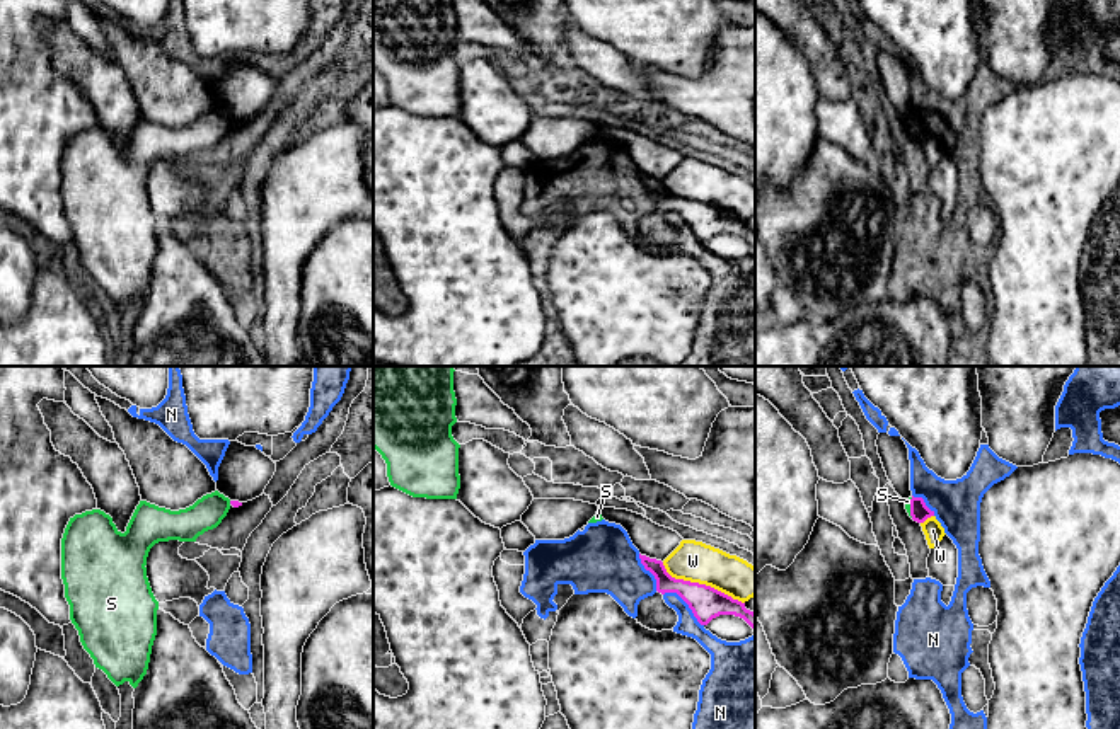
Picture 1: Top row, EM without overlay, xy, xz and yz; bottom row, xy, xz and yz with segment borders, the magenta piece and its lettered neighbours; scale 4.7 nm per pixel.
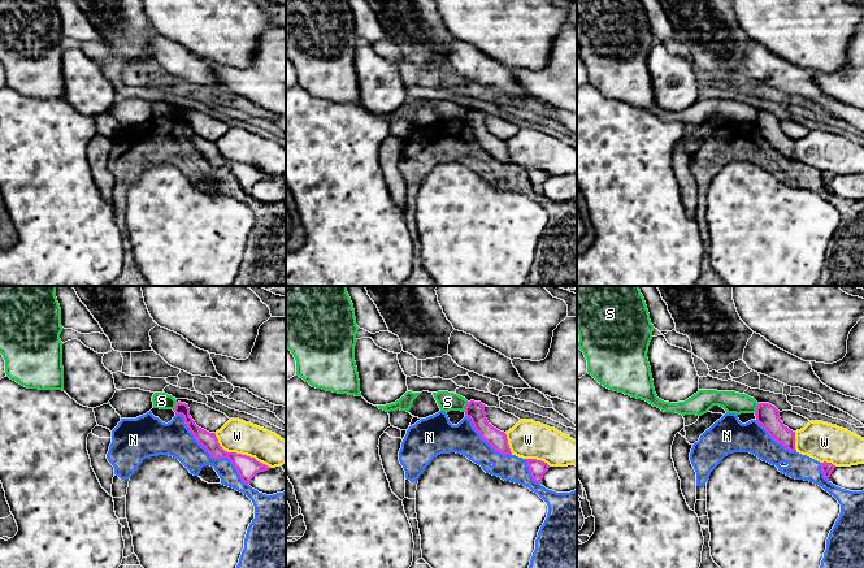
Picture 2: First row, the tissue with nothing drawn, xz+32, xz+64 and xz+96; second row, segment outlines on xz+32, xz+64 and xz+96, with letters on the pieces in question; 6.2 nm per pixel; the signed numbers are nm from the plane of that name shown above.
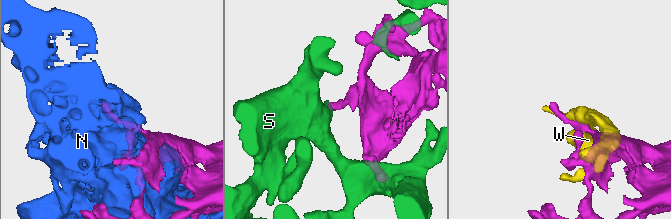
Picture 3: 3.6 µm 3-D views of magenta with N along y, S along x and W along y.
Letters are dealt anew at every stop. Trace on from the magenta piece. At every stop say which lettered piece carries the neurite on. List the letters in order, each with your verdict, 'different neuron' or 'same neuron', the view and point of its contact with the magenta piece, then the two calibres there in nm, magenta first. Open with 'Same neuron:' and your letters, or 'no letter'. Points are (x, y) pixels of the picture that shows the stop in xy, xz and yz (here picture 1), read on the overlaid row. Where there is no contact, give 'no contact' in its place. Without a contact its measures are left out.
Same neuron: no letter
N: different neuron; meets magenta in xz at (686, 602); 160 nm thick on the magenta side, 100 nm on the other
S: different neuron; meets magenta in yz at (911, 508); 90 nm thick on the magenta side, 30 nm on the other
W: different neuron; meets magenta in xz at (701, 585); 160 nm thick on the magenta side, 190 nm on the other

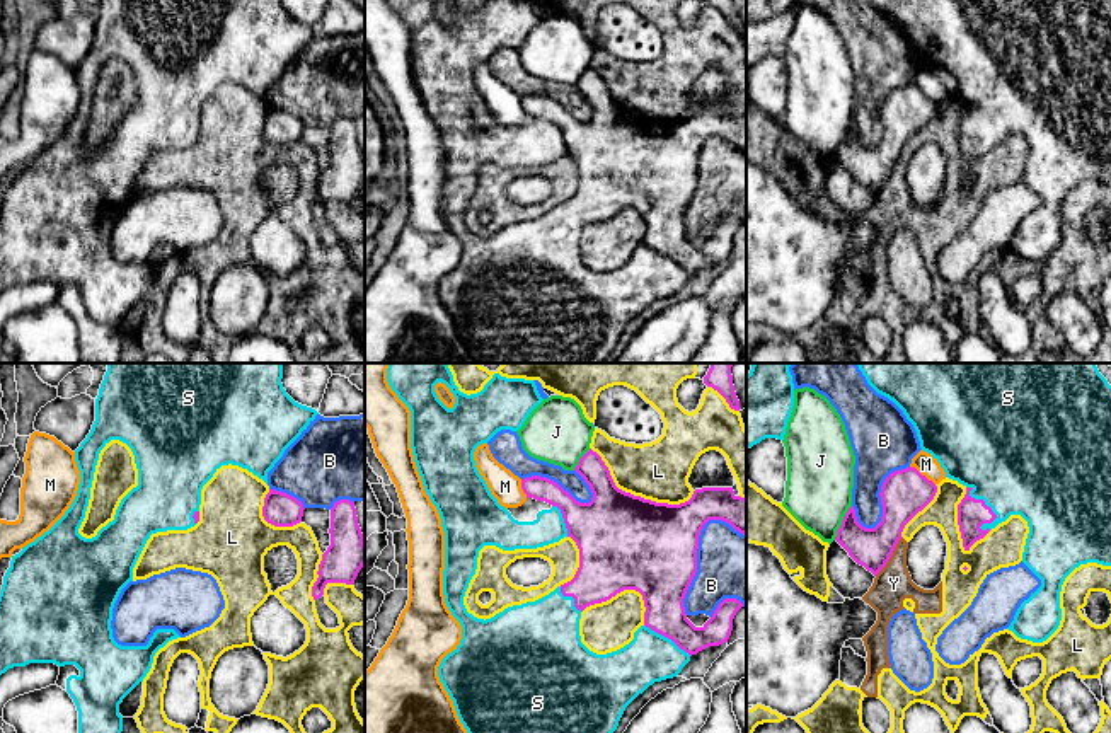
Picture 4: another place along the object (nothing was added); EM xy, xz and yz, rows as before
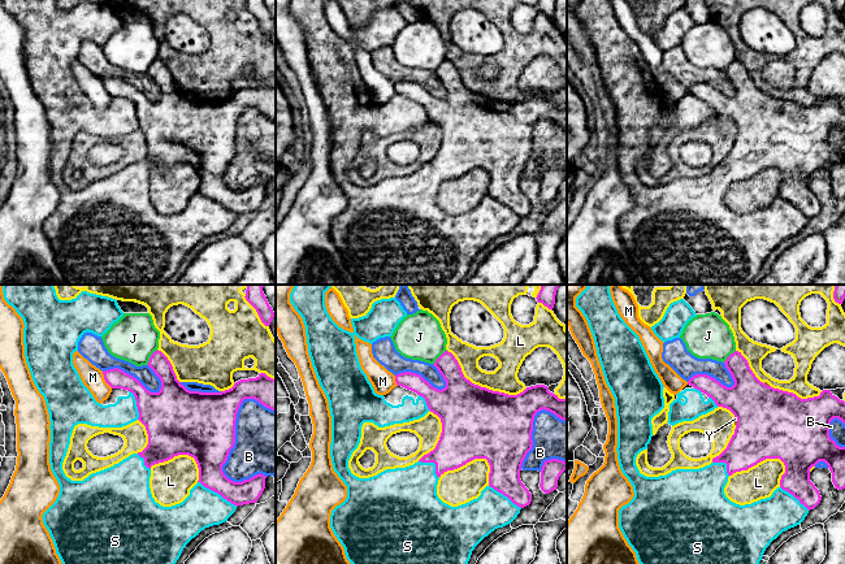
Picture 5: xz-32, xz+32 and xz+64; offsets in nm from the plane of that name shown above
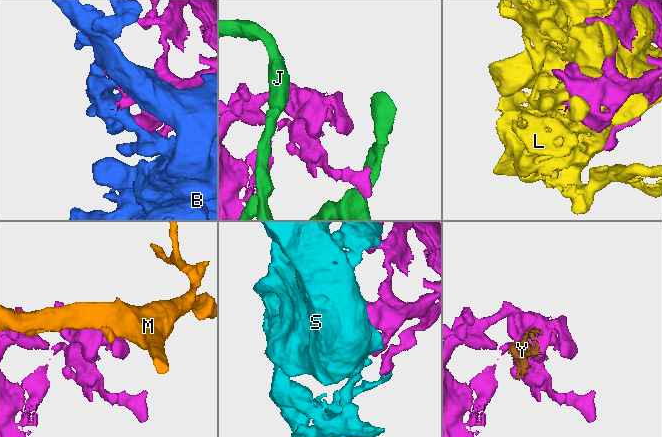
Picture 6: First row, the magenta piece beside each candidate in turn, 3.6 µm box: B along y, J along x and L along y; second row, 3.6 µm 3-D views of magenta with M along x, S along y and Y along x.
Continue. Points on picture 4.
Same neuron: S
B: different neuron; meets magenta in xz at (696, 561); 440 nm thick on the magenta side, 320 nm on the other
J: different neuron; meets magenta in yz at (842, 522); 190 nm thick on the magenta side, 320 nm on the other
L: different neuron; meets magenta in xz at (636, 496); 440 nm thick on the magenta side, 280 nm on the other
M: different neuron; meets magenta in yz at (921, 474); 220 nm thick on the magenta side, 100 nm on the other
S: same neuron; meets magenta in yz at (992, 512); 140 nm thick on the magenta side, 460 nm on the other
Y: different neuron; meets magenta in yz at (890, 556); 190 nm thick on the magenta side, 180 nm on the other

